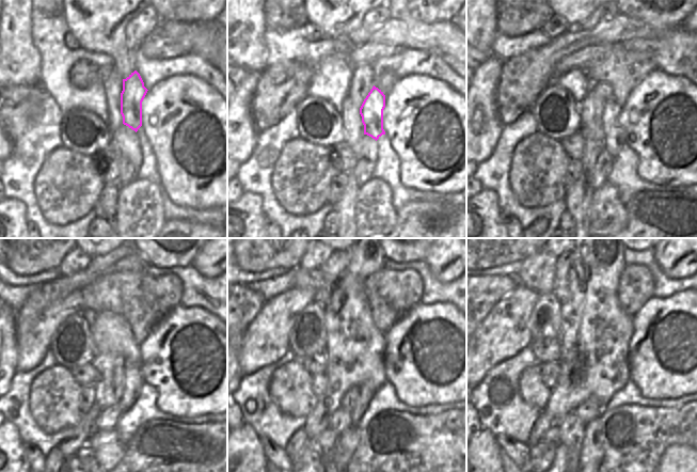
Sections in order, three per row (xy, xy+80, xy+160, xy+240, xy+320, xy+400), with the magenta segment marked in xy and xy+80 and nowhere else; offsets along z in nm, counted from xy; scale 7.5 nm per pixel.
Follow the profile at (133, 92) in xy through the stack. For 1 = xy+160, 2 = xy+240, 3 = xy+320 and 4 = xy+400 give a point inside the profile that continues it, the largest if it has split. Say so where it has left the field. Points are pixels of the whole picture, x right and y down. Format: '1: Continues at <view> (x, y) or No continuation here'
1: Continues at xy+160 (614, 135)
2: Continues at xy+240 (133, 380)
3: Continues at xy+320 (365, 396)
4: Continues at xy+400 (591, 454).

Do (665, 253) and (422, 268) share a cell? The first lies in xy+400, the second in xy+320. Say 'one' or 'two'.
two

